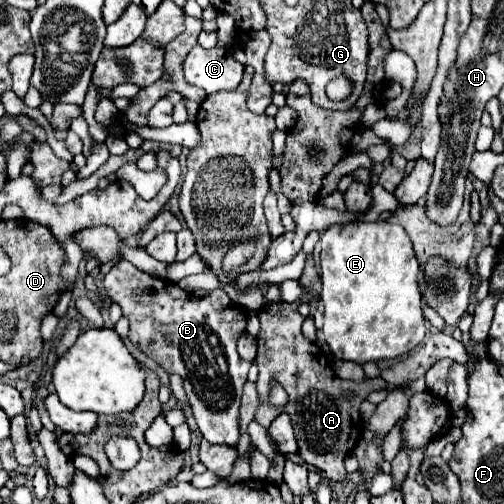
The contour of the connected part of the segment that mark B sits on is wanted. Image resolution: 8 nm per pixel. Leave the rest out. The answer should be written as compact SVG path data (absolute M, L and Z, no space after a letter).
M128 261L116 263L106 273L104 297L118 303L124 317L128 317L130 341L148 349L152 359L168 373L178 373L182 377L184 391L204 439L236 447L240 439L238 413L242 387L250 367L250 361L244 361L236 351L236 341L246 327L242 307L234 303L224 289L216 289L204 299L176 287L172 281L138 271Z

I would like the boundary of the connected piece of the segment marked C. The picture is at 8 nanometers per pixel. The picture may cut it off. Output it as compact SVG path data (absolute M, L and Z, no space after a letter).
M200 45L190 49L182 67L186 81L204 89L206 93L234 91L240 85L244 71L244 65L234 59L230 49L202 49Z

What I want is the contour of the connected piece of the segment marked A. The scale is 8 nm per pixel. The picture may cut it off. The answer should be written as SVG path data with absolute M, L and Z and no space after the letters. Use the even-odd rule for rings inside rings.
M272 303L262 309L260 317L260 333L256 337L258 341L258 355L256 365L260 369L258 375L258 393L260 393L260 409L256 411L256 421L268 429L268 419L276 415L272 409L268 409L268 381L276 379L286 389L290 401L284 407L284 411L292 419L294 435L298 441L298 455L308 463L320 469L324 475L346 475L344 459L352 451L350 441L358 439L358 433L362 429L360 419L360 405L372 391L380 391L386 387L386 381L382 377L366 377L364 381L344 381L340 379L332 367L326 361L326 355L316 347L316 343L308 341L302 335L302 323L304 317L298 313L300 303ZM346 391L354 391L356 397L352 401L346 401L342 395Z

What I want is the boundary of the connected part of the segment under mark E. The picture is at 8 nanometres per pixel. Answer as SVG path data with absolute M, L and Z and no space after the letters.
M352 221L346 225L330 225L320 235L322 251L322 303L324 303L324 337L338 359L364 363L378 359L392 359L414 349L426 333L422 315L422 295L416 283L418 261L414 257L412 241L402 225L388 221Z

